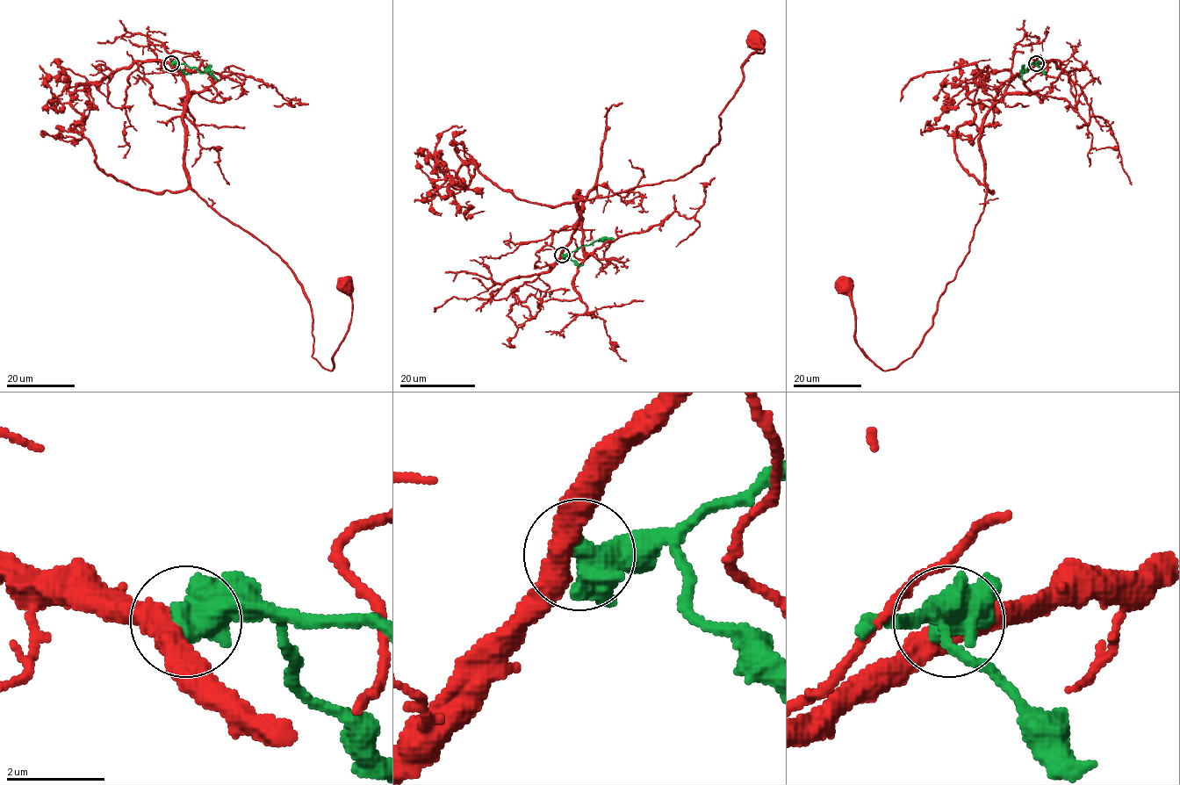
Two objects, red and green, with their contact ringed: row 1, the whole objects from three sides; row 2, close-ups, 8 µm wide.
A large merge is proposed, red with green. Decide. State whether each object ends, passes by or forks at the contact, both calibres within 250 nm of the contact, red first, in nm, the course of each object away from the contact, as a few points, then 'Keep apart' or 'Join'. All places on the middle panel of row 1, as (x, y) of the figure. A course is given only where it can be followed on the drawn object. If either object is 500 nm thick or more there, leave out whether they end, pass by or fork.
Thickness 480 nm (red) against 550 nm. Course of red: (562, 255), (578, 225), (576, 191), (612, 197), (700, 165), (719, 140), (742, 65), (764, 51), (758, 45). Course of green: (562, 255), (567, 255), (594, 241), (614, 238). Keep apart

